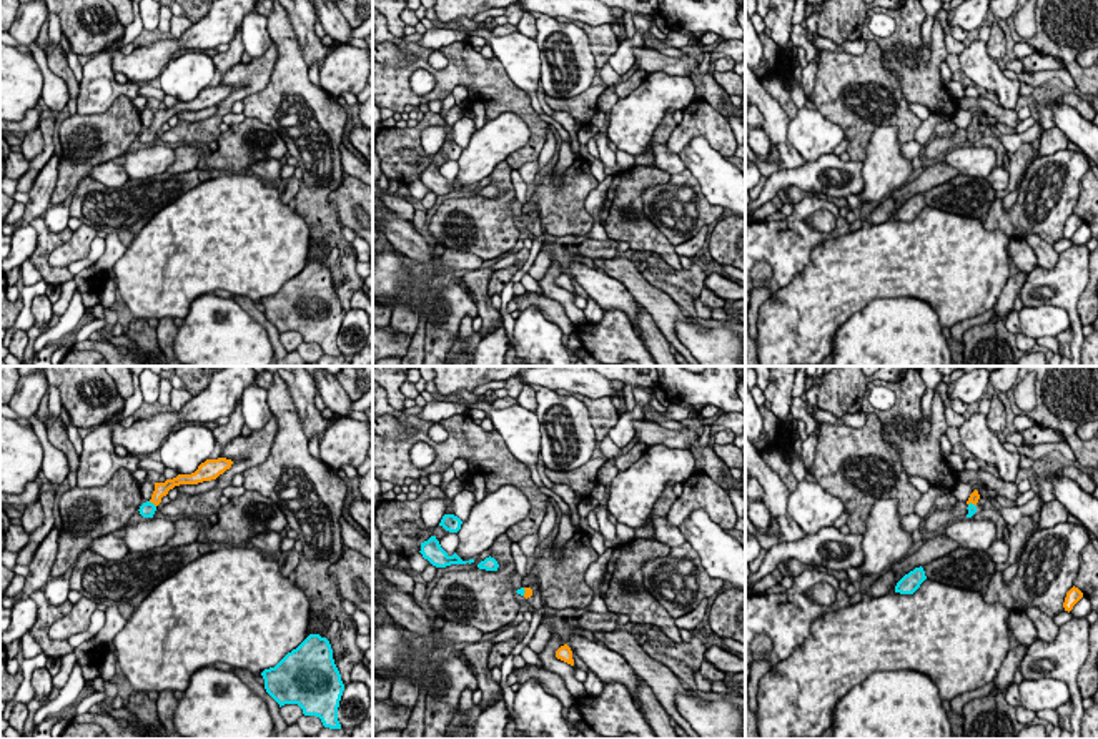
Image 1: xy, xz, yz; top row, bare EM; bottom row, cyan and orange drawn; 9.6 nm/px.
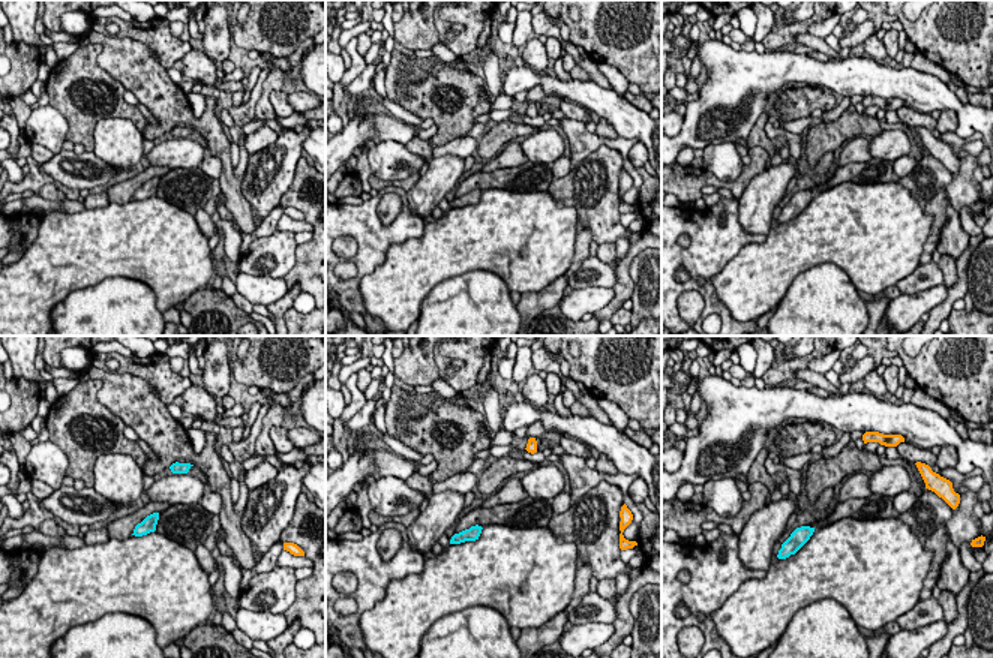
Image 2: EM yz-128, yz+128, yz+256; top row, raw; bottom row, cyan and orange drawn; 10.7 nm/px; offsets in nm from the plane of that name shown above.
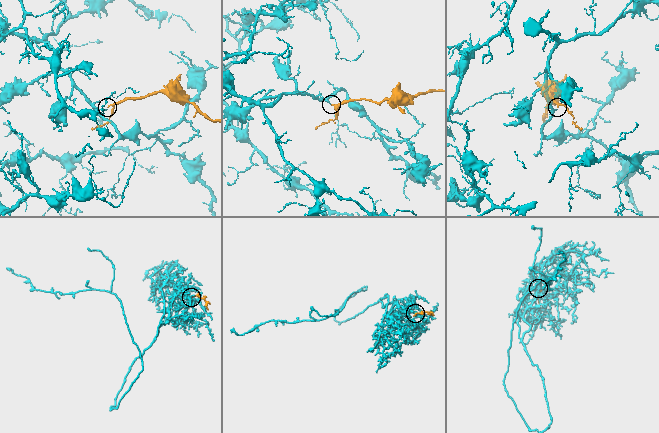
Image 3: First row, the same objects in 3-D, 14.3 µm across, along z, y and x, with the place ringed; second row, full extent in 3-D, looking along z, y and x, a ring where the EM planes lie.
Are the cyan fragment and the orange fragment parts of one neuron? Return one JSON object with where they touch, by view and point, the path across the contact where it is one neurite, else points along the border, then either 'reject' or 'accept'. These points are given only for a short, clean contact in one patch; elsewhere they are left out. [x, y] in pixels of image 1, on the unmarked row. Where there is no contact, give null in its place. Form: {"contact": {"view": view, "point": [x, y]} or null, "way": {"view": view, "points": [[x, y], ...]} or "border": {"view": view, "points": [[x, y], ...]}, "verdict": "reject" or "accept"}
{"contact": {"view": "xy", "point": [152, 130]}, "way": {"view": "xy", "points": [[147, 137], [152, 130], [162, 117]]}, "verdict": "accept"}

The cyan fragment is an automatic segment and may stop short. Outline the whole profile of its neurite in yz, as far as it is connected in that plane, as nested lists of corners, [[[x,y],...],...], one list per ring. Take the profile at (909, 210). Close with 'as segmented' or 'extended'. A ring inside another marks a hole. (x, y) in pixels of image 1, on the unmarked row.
[[[915,195],[908,201],[905,201],[895,213],[895,220],[900,221],[913,221],[920,211],[927,206],[923,195]]] | as segmented

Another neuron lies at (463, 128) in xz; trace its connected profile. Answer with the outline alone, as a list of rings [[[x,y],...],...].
[[[462,117],[453,125],[453,140],[461,148],[466,148],[474,131],[476,131],[474,120]]]

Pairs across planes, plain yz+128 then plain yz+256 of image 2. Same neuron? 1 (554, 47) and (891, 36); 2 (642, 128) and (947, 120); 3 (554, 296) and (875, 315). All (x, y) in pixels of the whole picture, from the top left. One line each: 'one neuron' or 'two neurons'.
1: one neuron
2: two neurons
3: one neuron

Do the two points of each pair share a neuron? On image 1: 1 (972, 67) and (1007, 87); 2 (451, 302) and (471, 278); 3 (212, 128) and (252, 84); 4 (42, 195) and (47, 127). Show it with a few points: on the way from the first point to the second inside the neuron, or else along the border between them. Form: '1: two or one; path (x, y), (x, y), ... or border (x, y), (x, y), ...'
1: one; path (980, 69), (999, 84)
2: two; border (473, 302), (478, 313)
3: one; path (218, 117), (240, 90)
4: two; border (54, 152), (27, 192)

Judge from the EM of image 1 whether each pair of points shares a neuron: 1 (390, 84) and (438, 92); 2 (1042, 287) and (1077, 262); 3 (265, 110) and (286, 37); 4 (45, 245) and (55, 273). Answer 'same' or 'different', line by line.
1: same
2: same
3: same
4: same

